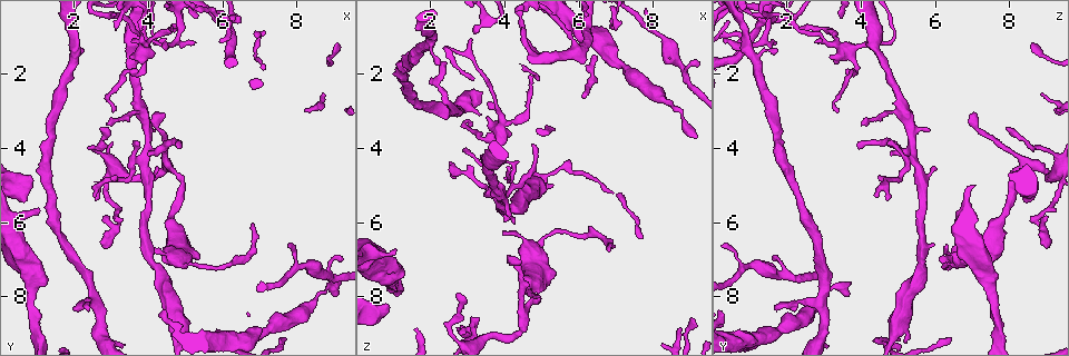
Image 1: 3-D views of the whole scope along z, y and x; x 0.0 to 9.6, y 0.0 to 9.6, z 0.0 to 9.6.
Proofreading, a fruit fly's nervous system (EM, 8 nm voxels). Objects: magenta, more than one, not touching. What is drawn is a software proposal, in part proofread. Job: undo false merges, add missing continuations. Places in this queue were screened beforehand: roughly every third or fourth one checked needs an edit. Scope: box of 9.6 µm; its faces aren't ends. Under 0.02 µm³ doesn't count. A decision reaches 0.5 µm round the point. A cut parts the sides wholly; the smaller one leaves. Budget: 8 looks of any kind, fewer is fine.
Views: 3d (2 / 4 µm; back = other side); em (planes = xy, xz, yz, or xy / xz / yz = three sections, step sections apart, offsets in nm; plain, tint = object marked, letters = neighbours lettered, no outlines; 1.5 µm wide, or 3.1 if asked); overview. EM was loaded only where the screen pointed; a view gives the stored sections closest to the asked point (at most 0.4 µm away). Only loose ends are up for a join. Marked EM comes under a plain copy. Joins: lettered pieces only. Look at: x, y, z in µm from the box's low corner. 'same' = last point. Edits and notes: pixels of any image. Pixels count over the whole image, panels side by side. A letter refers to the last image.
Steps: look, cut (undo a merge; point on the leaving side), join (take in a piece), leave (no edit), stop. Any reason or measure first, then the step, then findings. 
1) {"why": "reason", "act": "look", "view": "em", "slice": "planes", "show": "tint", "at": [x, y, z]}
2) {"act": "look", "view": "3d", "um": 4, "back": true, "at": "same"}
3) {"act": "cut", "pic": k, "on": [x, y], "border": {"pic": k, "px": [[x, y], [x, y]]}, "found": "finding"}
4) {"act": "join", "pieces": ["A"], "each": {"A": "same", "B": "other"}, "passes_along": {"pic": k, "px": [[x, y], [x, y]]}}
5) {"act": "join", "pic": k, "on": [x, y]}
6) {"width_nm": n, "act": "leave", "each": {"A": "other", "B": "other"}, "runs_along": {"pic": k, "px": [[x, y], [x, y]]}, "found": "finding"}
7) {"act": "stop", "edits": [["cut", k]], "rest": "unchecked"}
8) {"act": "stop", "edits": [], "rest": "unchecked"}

{"why": "sudden change in width", "act": "look", "view": "em", "slice": "planes", "show": "letters", "at": [3.75, 4.80, 9.10]}

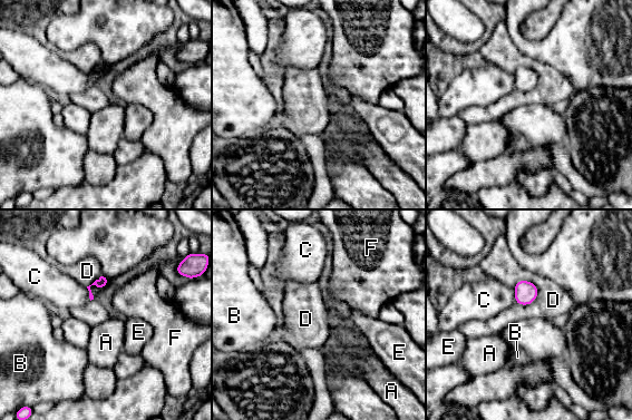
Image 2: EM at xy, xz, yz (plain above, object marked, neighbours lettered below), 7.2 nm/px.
{"act": "leave", "each": {"A": "other", "B": "other", "C": "other", "D": "other", "E": "other", "F": "other"}, "found": "continuous, no second neuron"}

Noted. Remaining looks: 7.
{"why": "an open end", "act": "look", "view": "em", "slice": "planes", "show": "letters", "at": [1.10, 5.60, 6.80]}

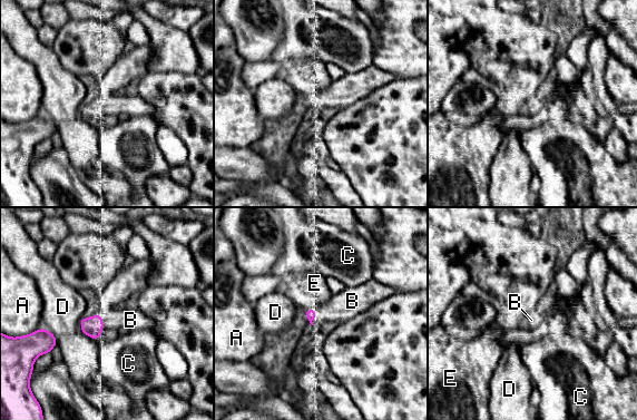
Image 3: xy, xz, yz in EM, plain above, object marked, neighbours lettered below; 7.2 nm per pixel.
{"act": "join", "pieces": ["B"], "each": {"A": "other", "B": "same", "C": "other", "D": "other", "E": "other"}, "passes_along": {"pic": 3, "px": [[92, 326], [103, 322], [130, 320]]}, "found": "it goes on there"}

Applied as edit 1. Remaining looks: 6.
{"act": "look", "view": "overview"}

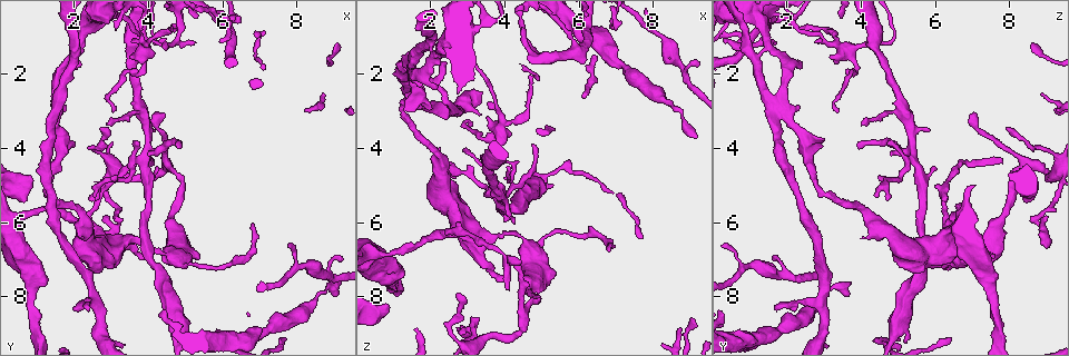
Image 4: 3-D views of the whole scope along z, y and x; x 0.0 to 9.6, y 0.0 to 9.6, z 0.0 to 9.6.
{"act": "look", "view": "3d", "um": 2, "at": [3.05, 3.00, 3.35]}

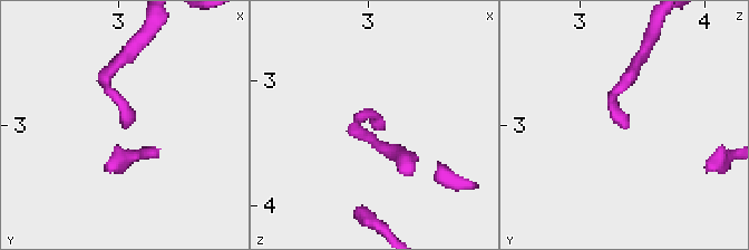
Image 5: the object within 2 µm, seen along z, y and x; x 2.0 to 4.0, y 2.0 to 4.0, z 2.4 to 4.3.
{"act": "look", "view": "em", "slice": "xy", "step": 4, "show": "tint", "at": [3.06, 3.00, 3.40]}

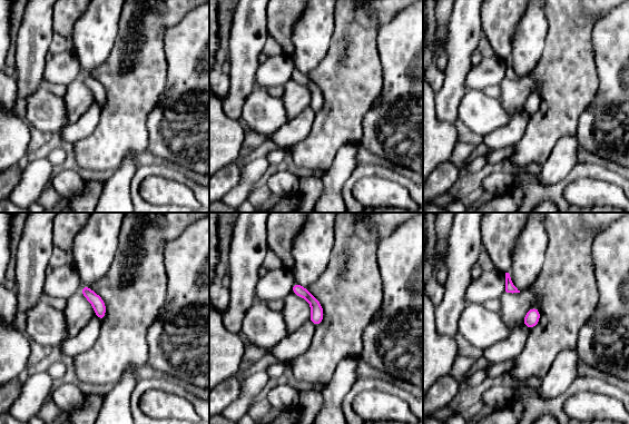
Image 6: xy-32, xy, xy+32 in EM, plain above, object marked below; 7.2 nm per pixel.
{"why": "cut it another way", "act": "look", "view": "em", "slice": "planes", "show": "letters", "at": "same"}

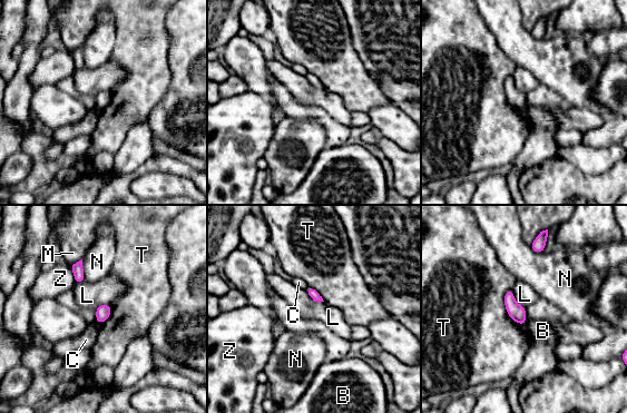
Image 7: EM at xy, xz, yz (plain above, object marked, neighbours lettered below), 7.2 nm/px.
{"longest_contact_nm": ["T", 280], "act": "leave", "each": {"B": "other", "C": "other", "L": "other", "M": "other", "N": "other", "T": "other", "Z": "other"}, "border": {"pic": 7, "px": [[527, 321], [523, 325]]}, "found": "none of them fits"}

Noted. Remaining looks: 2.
{"act": "stop", "edits": [["join", 3]], "rest": "unchecked"}

